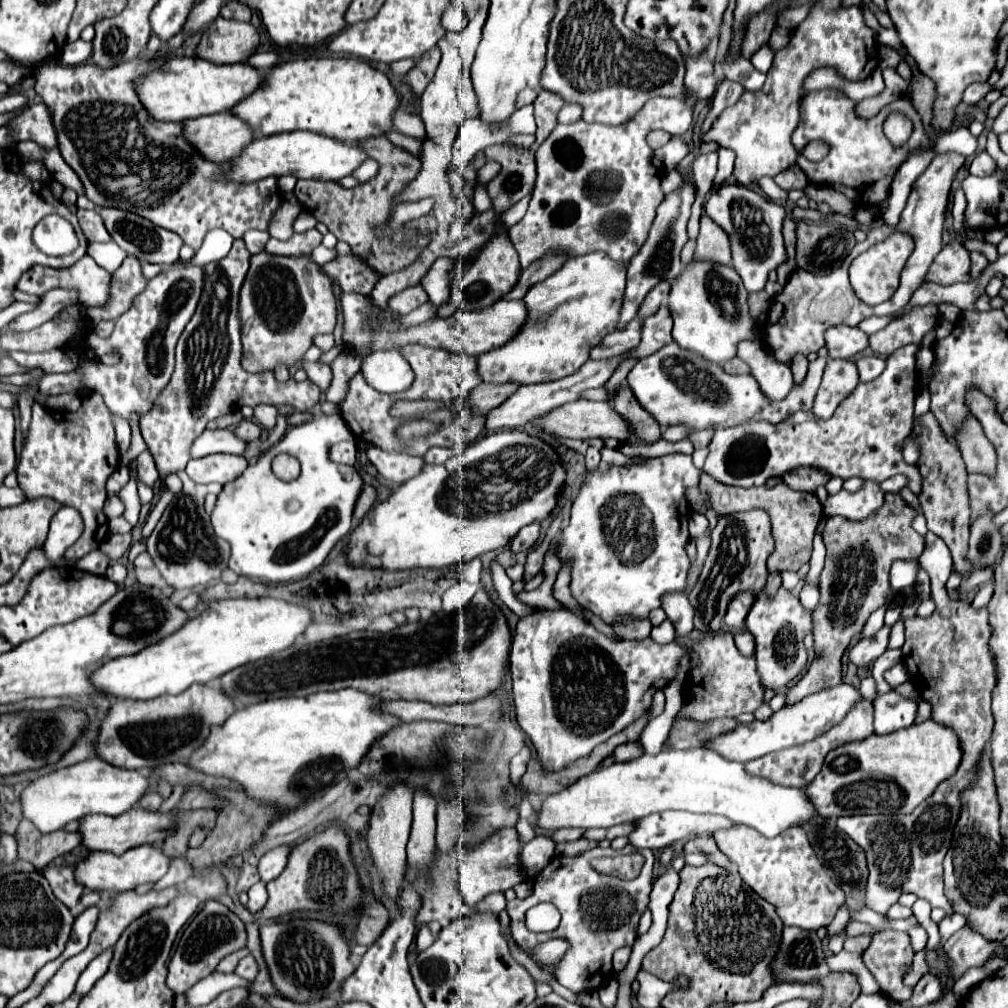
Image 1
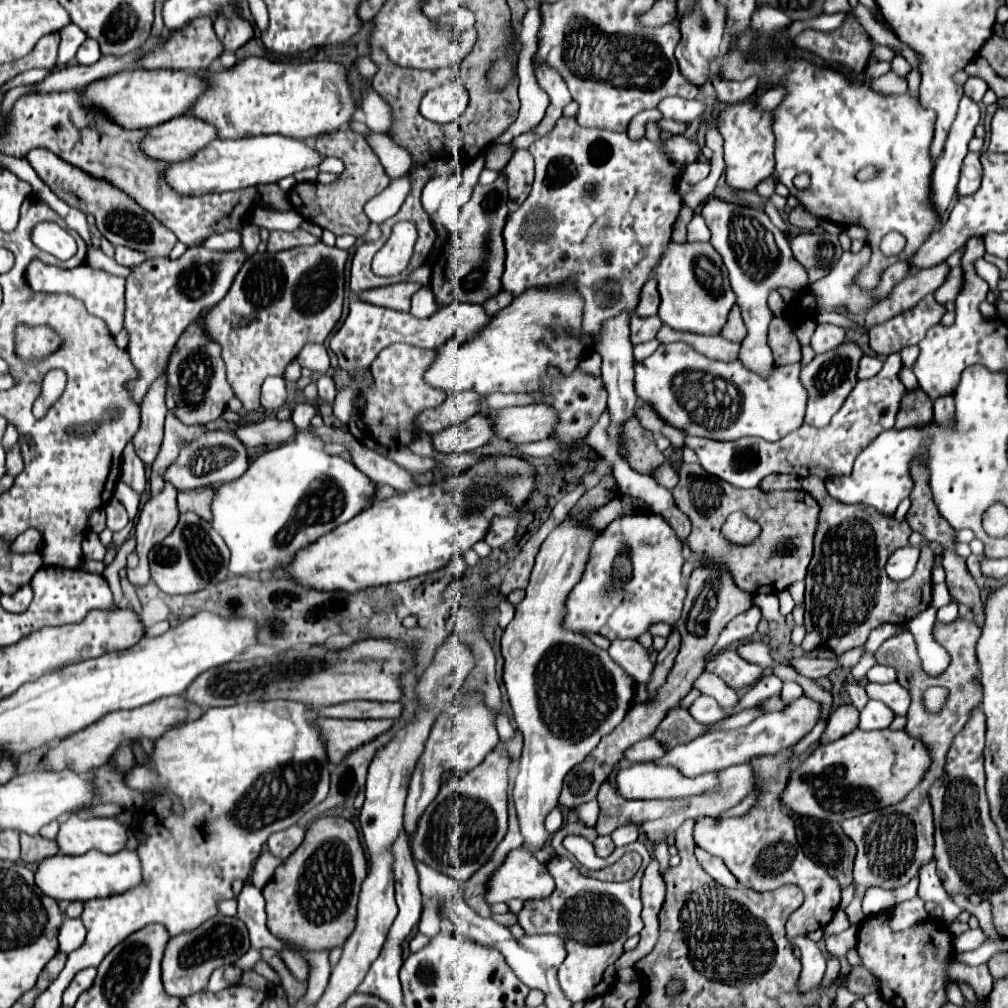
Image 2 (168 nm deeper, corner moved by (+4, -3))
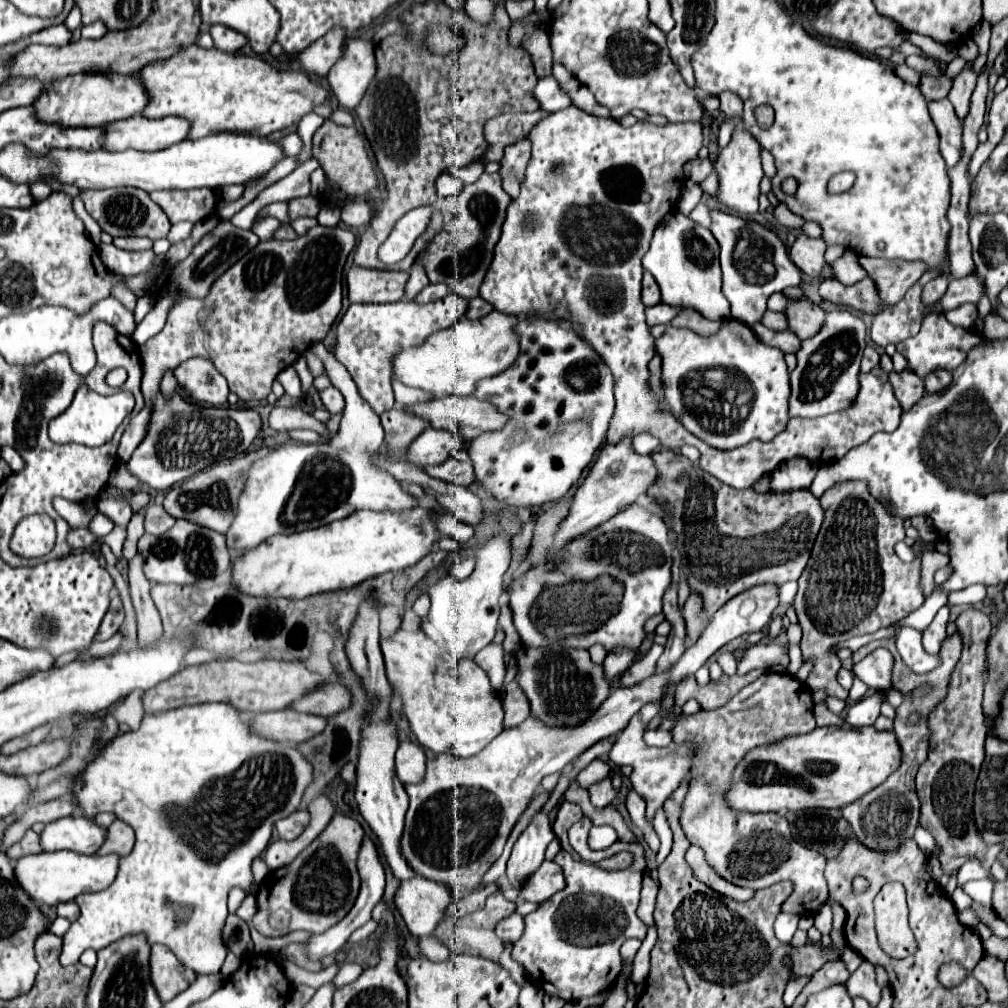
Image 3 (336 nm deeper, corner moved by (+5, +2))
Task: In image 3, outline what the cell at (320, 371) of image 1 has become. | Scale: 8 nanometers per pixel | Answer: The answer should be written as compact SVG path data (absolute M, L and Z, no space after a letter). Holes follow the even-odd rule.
M328 387L328 389L320 391L320 397L322 397L324 407L326 407L332 415L344 411L344 397L342 397L342 393L340 393L336 387Z

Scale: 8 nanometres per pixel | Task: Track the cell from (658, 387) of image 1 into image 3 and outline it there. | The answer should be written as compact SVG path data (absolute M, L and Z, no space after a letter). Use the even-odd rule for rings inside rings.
M730 317L722 321L722 327L712 337L700 337L690 329L668 325L666 333L656 339L656 351L662 357L662 389L672 415L682 423L686 421L686 429L704 443L716 449L734 449L752 439L772 441L786 427L790 373L784 363L784 353L762 343L754 331L750 335L748 325L740 325L740 321L732 321Z

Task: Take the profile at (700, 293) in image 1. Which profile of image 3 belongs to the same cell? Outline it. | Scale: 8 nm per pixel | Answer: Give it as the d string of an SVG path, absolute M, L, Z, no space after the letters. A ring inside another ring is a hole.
M672 211L668 217L662 217L660 225L654 229L650 249L642 257L642 267L654 275L664 303L678 305L680 309L692 307L712 321L730 317L728 299L722 295L722 271L718 263L716 239L710 229L694 223L684 213Z

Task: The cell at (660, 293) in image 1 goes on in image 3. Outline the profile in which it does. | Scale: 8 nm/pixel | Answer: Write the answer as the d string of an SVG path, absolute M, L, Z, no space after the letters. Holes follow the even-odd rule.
M648 271L644 273L644 279L642 279L642 303L646 307L660 303L660 287L656 285L656 279Z

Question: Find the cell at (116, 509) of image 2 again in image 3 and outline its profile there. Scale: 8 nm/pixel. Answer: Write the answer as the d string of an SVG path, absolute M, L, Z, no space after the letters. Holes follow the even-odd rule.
M102 513L94 515L94 519L92 519L92 521L90 521L90 525L88 525L88 531L90 531L92 535L96 535L96 537L108 535L112 529L114 529L114 523L112 523L112 521L108 521L108 517L104 517Z

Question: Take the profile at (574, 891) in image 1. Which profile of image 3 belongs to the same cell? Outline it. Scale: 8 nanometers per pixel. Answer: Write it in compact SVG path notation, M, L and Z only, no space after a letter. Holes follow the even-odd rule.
M632 843L628 851L634 855L634 861L622 871L606 871L586 861L576 861L566 851L556 855L554 861L566 875L566 889L524 917L526 931L510 953L528 971L530 981L544 993L558 995L566 1003L576 1003L582 997L608 989L622 971L620 945L632 937L644 941L648 927L636 915L640 883L646 871L644 847Z

